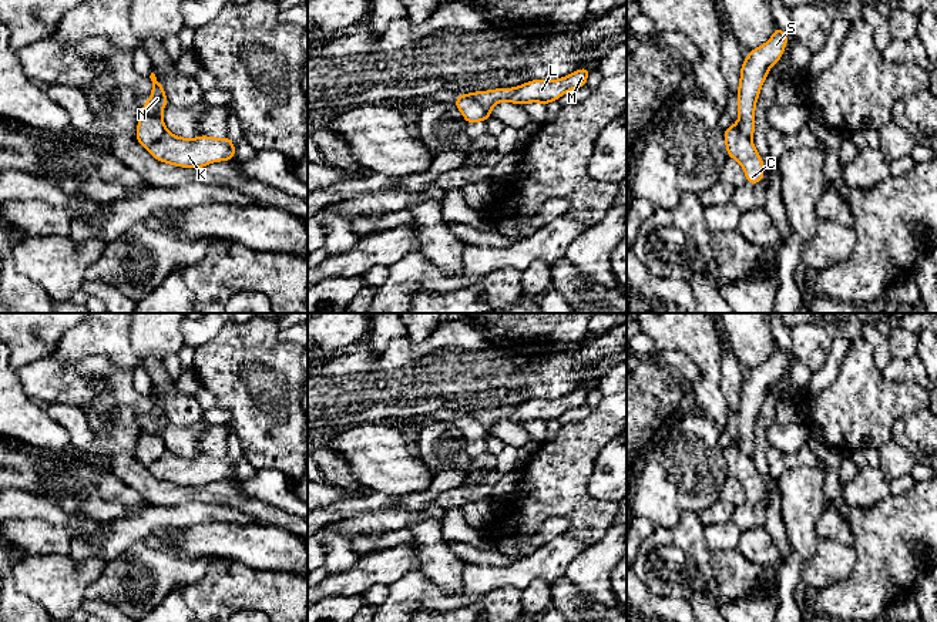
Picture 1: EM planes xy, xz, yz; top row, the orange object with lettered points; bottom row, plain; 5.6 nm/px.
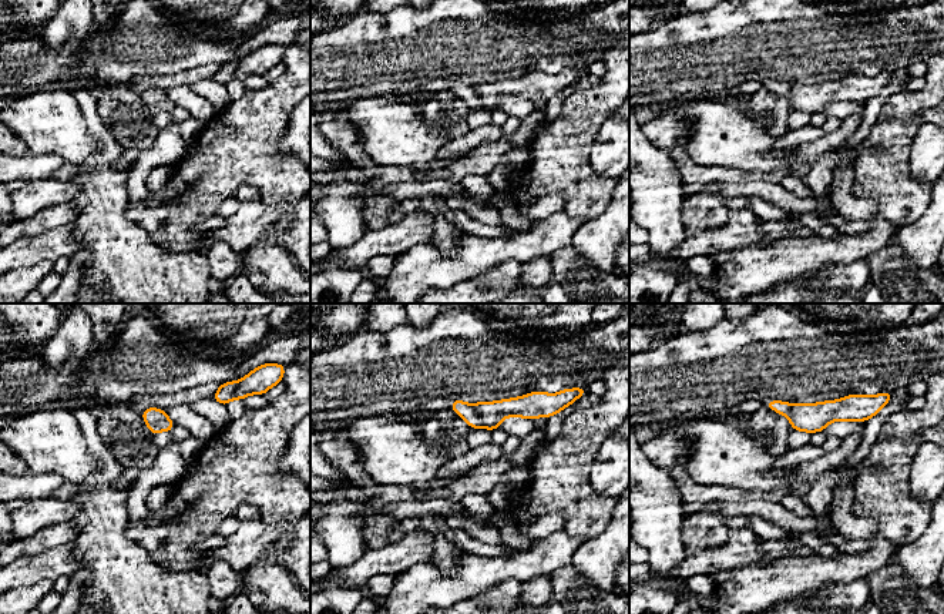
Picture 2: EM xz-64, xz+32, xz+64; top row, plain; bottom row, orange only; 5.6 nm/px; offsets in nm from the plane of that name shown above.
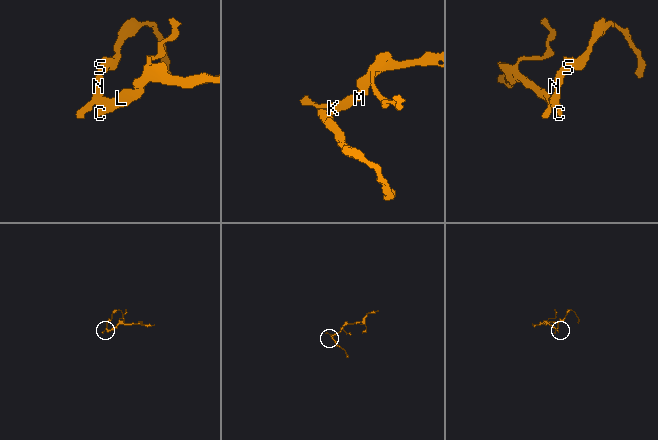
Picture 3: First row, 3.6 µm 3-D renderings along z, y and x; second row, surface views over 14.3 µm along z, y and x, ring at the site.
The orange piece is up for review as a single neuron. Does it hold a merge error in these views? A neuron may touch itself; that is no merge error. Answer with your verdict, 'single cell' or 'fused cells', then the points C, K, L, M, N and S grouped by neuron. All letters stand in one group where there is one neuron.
fused cells; groups C K L M / N S

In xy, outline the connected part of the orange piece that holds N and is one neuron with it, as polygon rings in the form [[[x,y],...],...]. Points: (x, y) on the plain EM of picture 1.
[[[151,391],[150,397],[152,400],[152,413],[142,424],[137,444],[137,461],[147,467],[159,458],[167,448],[161,433],[168,421],[164,407],[154,391]]]

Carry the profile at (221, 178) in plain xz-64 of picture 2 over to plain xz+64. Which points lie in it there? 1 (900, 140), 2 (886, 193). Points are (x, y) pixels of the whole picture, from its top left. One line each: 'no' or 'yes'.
1: yes
2: yes

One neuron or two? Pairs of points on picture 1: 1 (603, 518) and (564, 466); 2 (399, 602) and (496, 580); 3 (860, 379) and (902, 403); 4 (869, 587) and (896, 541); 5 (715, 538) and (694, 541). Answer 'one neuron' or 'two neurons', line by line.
1: one neuron
2: one neuron
3: one neuron
4: one neuron
5: two neurons

